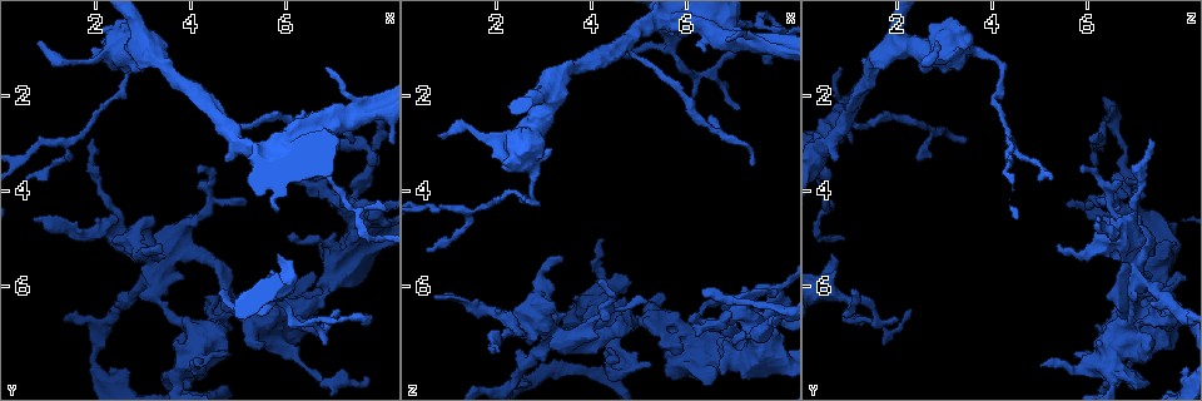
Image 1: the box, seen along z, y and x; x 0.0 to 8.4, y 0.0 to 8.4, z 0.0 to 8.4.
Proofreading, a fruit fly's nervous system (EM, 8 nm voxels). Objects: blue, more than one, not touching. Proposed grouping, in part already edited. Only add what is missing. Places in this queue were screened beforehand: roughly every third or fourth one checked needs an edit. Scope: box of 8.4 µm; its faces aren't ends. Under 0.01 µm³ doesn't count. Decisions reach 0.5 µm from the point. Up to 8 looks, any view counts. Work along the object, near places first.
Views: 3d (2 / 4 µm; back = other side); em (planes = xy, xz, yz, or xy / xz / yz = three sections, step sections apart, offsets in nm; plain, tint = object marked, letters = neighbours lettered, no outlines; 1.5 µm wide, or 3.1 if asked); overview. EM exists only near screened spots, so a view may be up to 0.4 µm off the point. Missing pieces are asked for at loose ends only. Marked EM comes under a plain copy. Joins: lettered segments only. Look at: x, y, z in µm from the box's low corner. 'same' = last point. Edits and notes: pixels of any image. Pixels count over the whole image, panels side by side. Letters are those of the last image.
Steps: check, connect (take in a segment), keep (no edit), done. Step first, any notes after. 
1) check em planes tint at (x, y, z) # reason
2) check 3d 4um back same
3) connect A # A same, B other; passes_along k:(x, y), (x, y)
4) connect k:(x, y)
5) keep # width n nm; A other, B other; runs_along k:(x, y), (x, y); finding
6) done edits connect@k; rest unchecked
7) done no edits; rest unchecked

check em planes letters at (7.80, 6.70, 1.30) # an open end

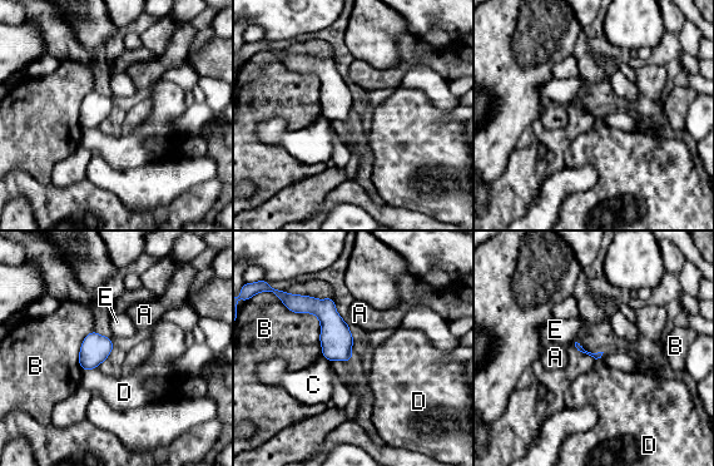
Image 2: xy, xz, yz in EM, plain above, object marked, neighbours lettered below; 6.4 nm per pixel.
keep # A other, B other, C other, D other, E other; border 2:(575, 338), (570, 343); none of them fits

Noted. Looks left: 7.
check em xz step 8 letters at (5.80, 5.40, 0.65) # free end

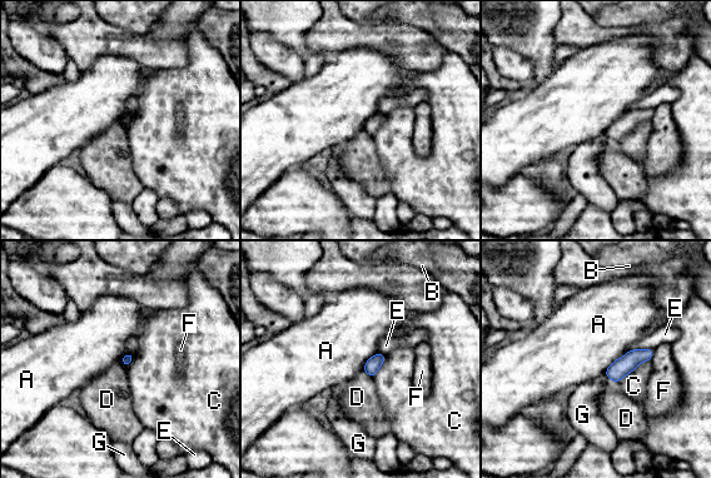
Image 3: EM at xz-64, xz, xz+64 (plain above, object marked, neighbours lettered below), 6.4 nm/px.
check em planes letters same

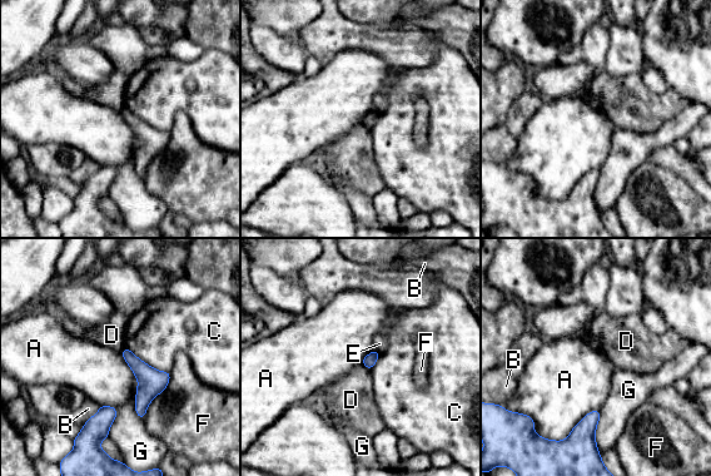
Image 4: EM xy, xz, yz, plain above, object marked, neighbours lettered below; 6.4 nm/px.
keep # longest_contact F 360 nm; A other, B other, C other, D other, E other, F other, G other; none of them fits

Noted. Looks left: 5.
check 3d 2um at (1.90, 2.95, 7.35) # thin end

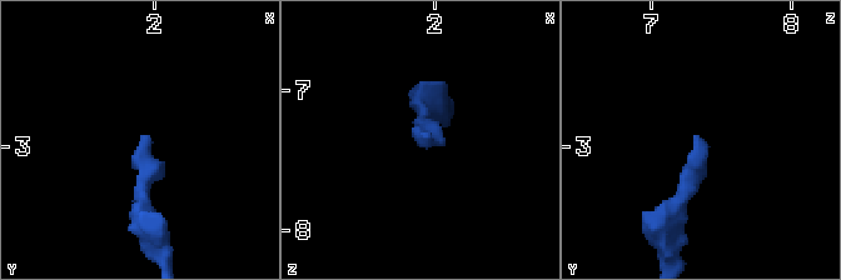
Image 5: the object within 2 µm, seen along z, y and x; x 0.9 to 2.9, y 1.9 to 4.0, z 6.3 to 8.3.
check em xy step 8 tint at (1.94, 2.92, 7.32) # need the tissue

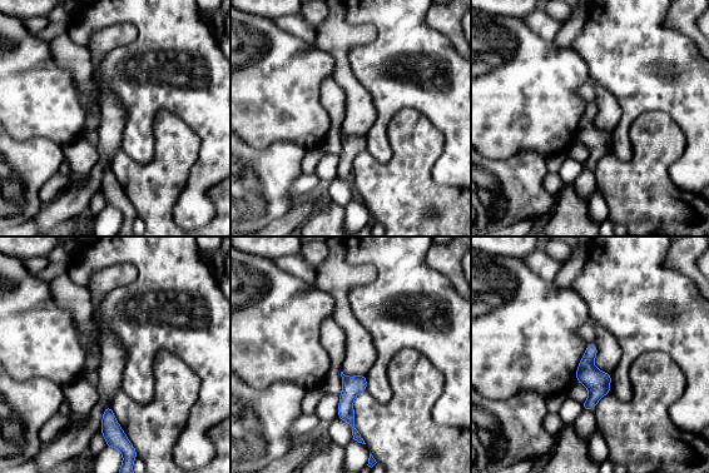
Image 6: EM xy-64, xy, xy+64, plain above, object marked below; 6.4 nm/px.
check em planes letters same # cut it another way

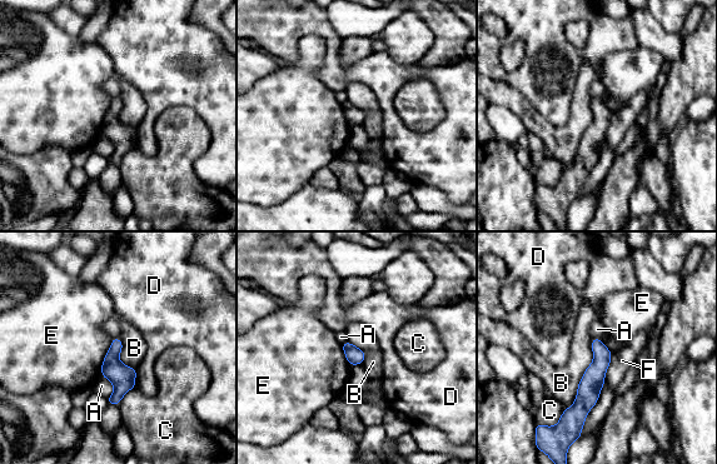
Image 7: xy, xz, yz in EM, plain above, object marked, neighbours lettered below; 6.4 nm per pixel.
keep # A other, B other, C other, D other, E other, F other; border 7:(100, 374), (113, 385), (108, 398); no lettered segment goes on from it

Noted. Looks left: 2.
done no edits; rest unchecked

